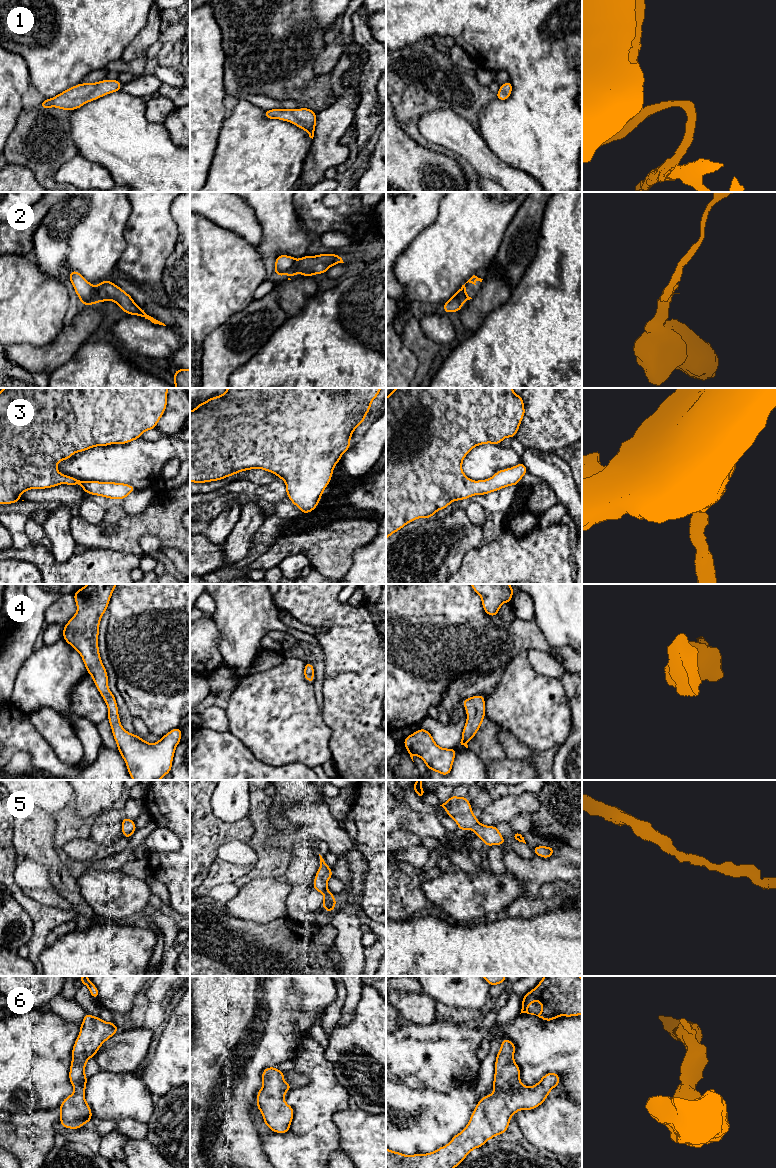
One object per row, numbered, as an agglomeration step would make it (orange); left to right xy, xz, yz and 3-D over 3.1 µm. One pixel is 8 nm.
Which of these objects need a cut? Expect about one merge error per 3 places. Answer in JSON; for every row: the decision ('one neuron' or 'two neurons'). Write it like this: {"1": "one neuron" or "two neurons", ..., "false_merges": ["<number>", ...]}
{"1": "one neuron", "2": "two neurons", "3": "one neuron", "4": "one neuron", "5": "one neuron", "6": "one neuron", "false_merges": ["2"]}

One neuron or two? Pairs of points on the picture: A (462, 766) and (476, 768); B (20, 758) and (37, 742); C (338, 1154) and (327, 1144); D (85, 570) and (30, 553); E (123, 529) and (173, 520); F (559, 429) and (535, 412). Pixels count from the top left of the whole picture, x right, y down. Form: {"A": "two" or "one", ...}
{"A": "one", "B": "two", "C": "two", "D": "one", "E": "one", "F": "one"}

